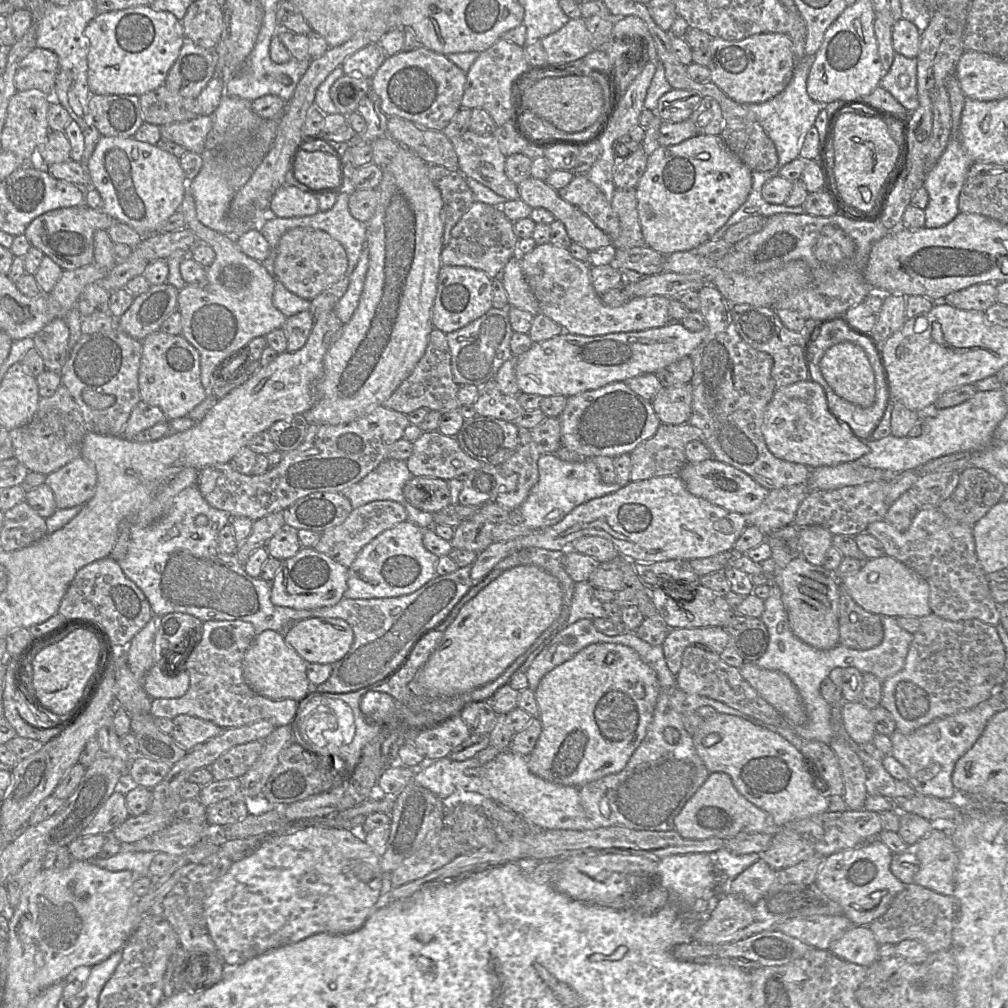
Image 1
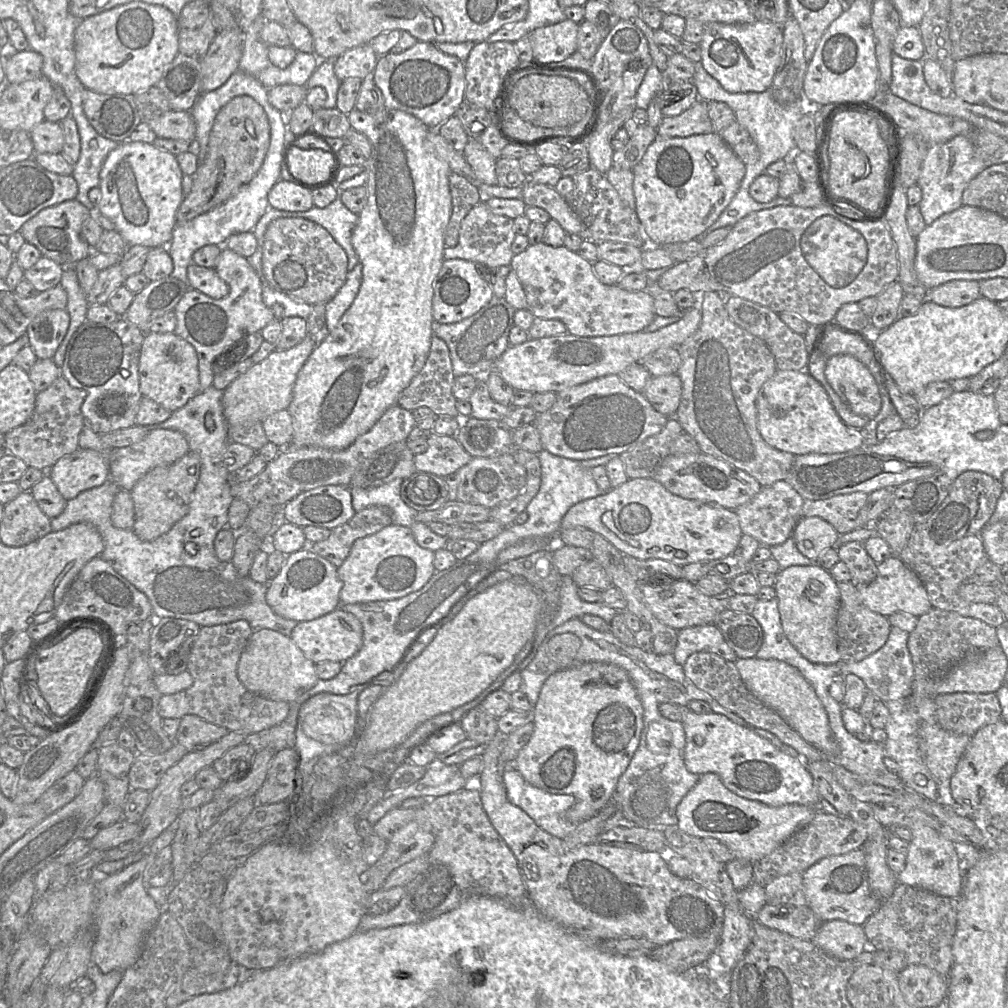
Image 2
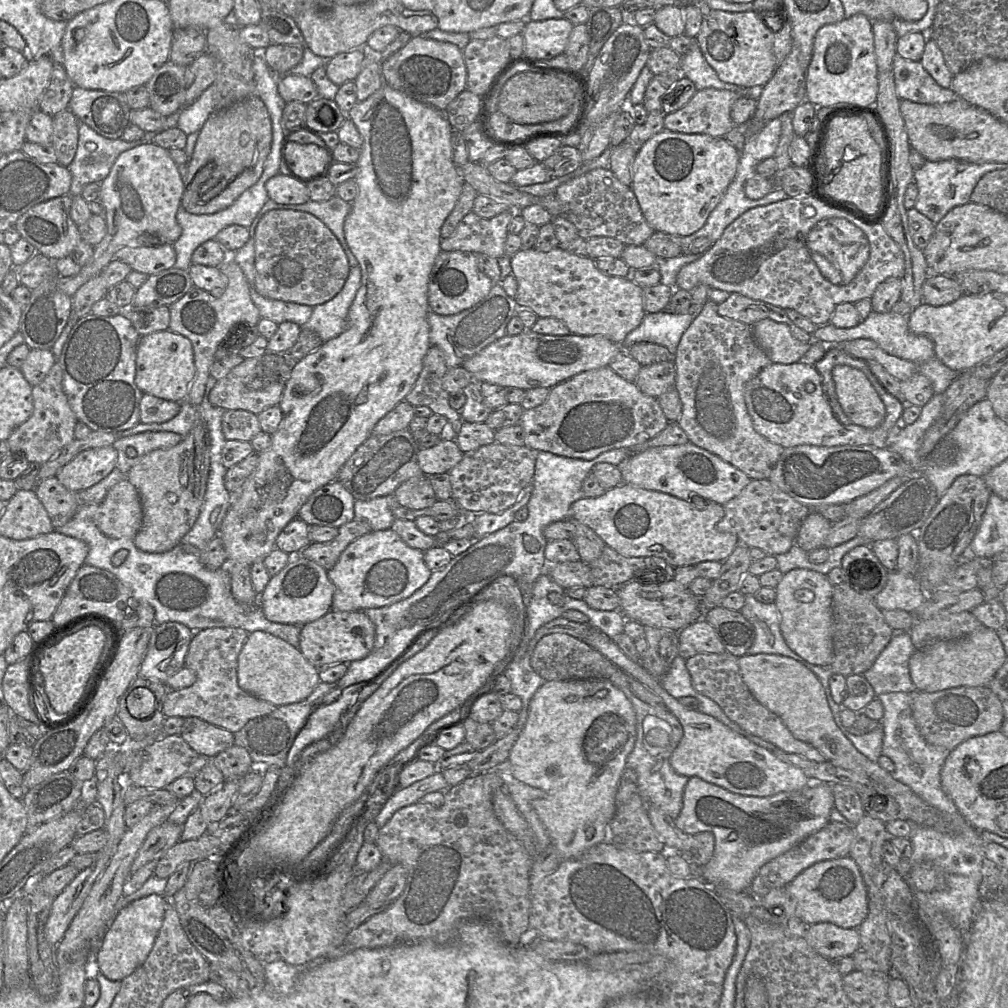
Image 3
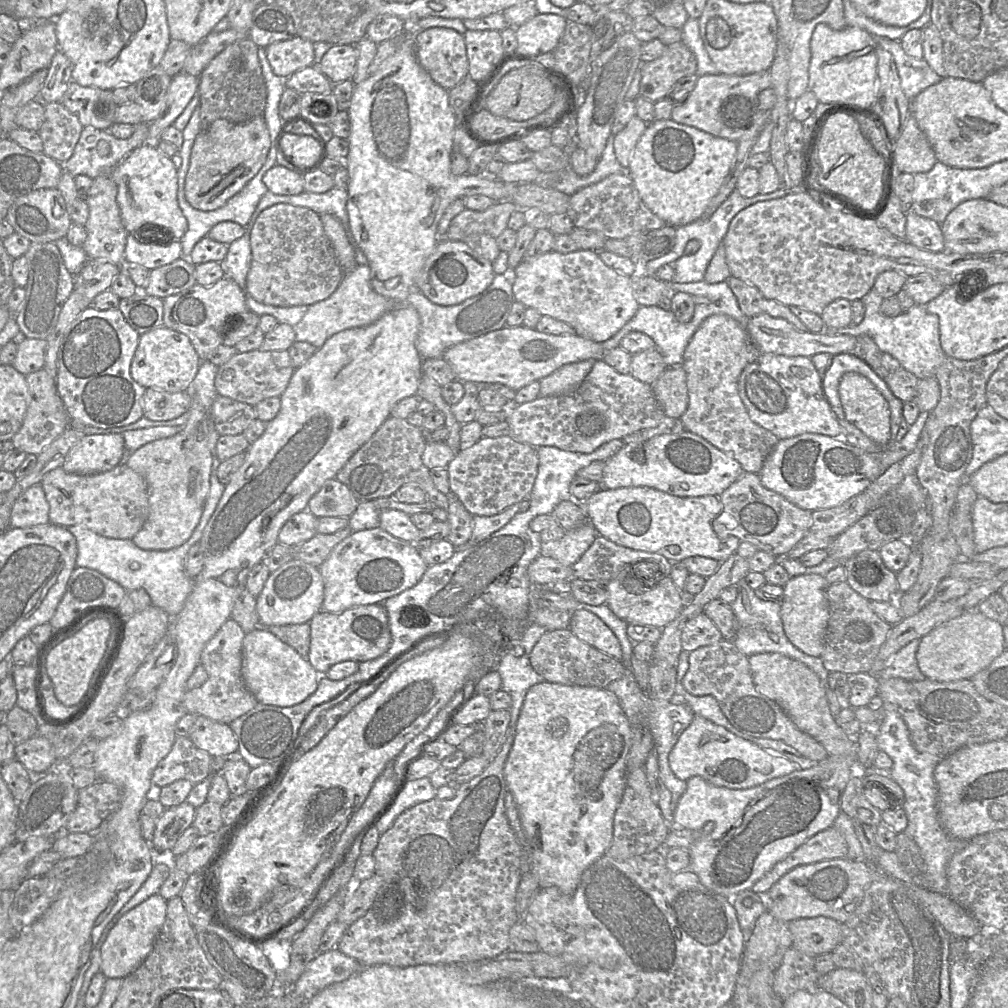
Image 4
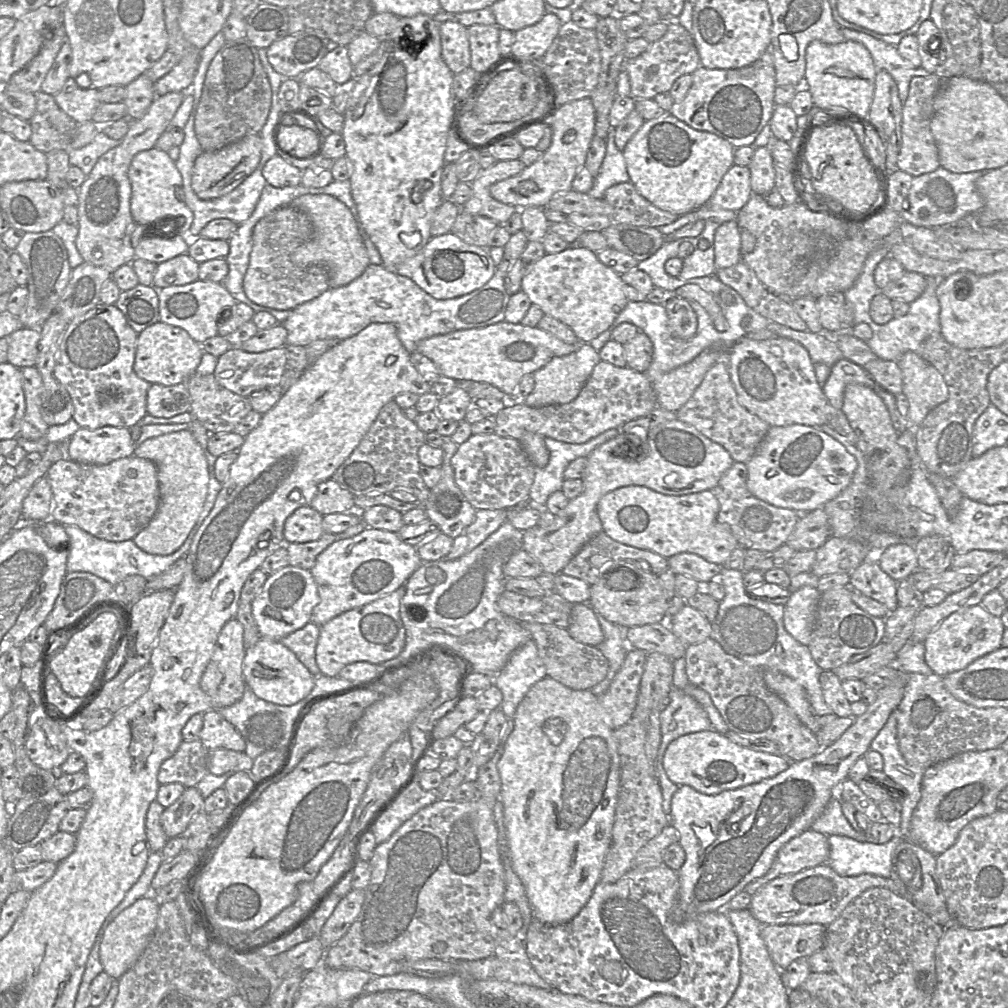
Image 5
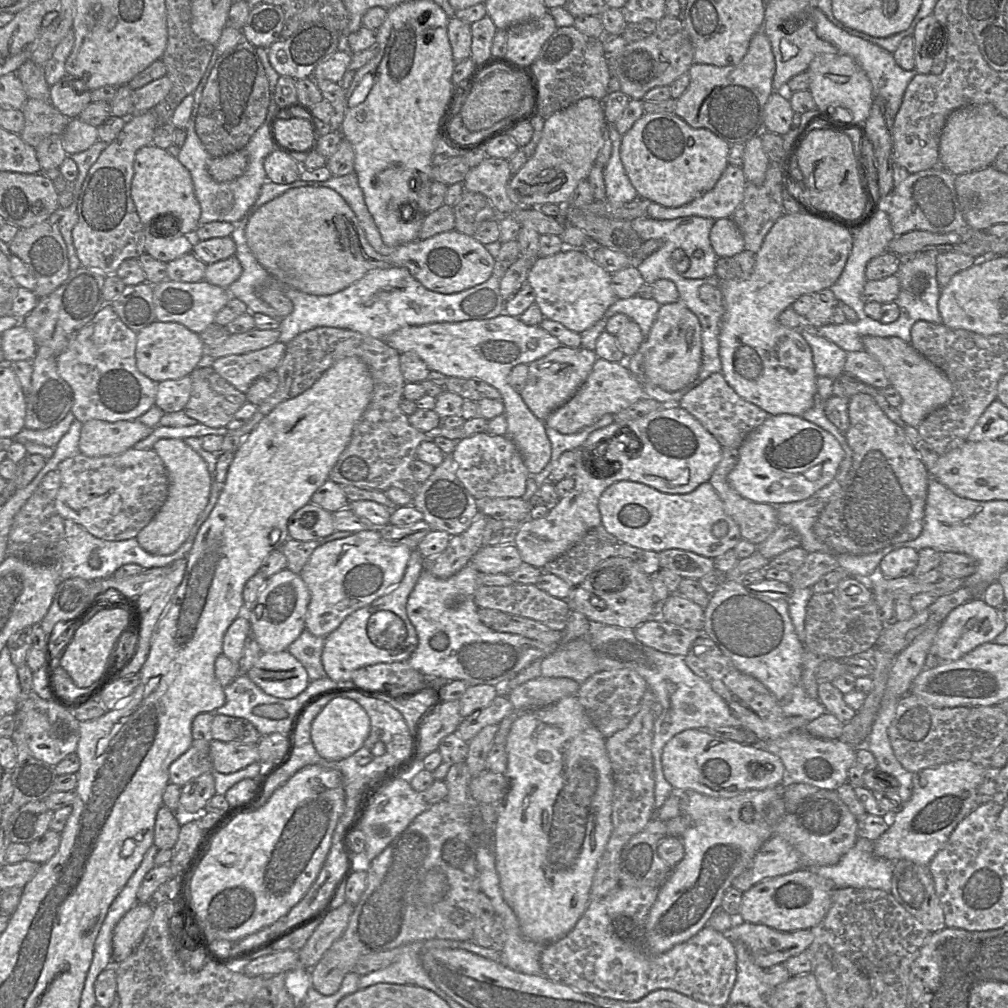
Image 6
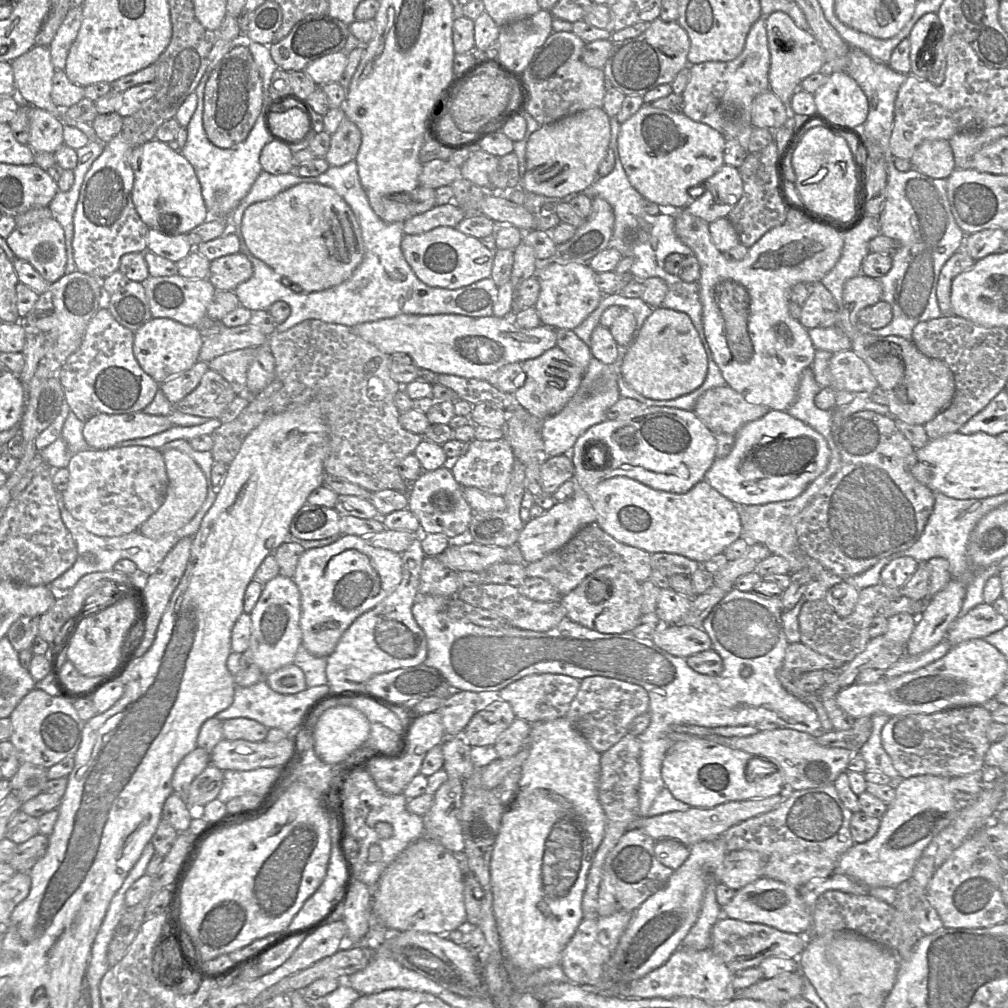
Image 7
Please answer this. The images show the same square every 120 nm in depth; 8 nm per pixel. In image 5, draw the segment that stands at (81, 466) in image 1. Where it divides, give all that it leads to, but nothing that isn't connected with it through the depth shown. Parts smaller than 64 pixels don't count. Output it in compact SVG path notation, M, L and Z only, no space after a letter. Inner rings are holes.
M103 426L90 430L80 427L65 444L65 456L80 463L105 465L133 455L135 448L129 428Z

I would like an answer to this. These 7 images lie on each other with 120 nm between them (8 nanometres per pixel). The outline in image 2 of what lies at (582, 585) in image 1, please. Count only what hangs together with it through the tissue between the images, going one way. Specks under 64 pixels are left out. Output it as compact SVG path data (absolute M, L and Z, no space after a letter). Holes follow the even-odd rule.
M562 576L559 608L553 621L548 626L548 632L573 618L579 618L585 614L599 616L610 624L618 612L601 602L590 603L582 600L578 595L578 586L573 582L571 576Z

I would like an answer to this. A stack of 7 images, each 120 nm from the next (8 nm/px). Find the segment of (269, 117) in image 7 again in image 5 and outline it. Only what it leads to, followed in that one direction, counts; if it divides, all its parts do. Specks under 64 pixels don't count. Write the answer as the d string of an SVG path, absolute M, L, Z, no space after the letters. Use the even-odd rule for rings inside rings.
M283 125L278 131L278 149L295 158L308 158L316 146L317 135L303 125Z

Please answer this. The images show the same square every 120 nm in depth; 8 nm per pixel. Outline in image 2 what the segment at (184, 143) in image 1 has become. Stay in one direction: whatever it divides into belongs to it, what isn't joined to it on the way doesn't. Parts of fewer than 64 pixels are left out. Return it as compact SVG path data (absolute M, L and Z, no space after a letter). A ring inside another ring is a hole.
M169 111L159 117L143 120L159 138L195 142L196 126L190 111Z

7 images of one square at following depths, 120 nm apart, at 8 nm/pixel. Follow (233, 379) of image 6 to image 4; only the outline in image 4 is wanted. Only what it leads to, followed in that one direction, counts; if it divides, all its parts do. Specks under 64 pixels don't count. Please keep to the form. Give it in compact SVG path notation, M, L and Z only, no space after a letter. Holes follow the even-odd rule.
M288 350L237 352L226 363L218 366L214 380L218 395L255 406L270 397L280 397L285 391L295 368Z

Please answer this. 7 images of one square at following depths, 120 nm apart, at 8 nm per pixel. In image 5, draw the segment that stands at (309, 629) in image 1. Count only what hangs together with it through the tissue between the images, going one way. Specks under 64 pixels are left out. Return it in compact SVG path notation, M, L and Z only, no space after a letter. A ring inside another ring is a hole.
M405 588L378 598L361 607L348 610L320 627L315 660L322 675L338 677L347 664L365 661L380 664L397 657L405 646L406 632L400 616Z

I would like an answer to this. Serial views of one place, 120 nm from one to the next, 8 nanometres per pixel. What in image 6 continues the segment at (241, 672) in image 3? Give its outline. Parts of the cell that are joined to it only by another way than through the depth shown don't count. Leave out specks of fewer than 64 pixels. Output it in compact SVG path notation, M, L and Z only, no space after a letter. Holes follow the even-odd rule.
M287 650L261 653L247 676L266 694L281 699L297 697L310 683L303 665Z

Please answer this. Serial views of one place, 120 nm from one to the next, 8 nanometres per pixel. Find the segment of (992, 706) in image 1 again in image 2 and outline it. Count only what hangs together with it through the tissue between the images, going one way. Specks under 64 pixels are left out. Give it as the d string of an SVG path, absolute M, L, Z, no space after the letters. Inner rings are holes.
M910 694L902 699L886 701L885 705L889 710L889 719L884 729L887 734L884 752L898 764L897 775L906 787L920 795L957 809L959 804L952 797L950 781L971 737L943 729L936 718L934 698L926 695Z

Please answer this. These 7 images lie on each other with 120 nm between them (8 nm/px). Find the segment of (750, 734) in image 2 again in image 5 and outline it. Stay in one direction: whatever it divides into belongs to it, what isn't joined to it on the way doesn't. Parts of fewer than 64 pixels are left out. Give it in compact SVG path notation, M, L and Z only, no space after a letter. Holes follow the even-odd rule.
M576 603L572 606L571 621L567 627L576 641L590 646L598 646L604 640L596 613L588 603ZM714 728L676 738L668 745L663 758L664 769L673 783L678 786L688 785L707 795L716 795L775 777L785 771L790 763L782 755L738 745Z

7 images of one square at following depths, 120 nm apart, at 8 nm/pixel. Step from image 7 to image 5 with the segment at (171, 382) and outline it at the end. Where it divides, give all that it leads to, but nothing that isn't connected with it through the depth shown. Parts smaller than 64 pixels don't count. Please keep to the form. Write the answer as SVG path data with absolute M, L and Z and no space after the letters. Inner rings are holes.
M186 382L165 386L151 384L147 393L147 414L171 418L190 411L190 394Z

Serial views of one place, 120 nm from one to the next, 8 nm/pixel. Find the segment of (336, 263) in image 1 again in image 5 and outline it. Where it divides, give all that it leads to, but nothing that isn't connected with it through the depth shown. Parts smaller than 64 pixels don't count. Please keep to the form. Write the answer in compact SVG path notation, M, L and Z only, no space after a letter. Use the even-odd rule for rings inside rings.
M292 206L278 208L257 222L253 229L250 262L243 281L244 292L252 302L276 310L293 310L330 288L325 268L318 265L299 267L291 260L293 252L309 241L313 233L309 216Z

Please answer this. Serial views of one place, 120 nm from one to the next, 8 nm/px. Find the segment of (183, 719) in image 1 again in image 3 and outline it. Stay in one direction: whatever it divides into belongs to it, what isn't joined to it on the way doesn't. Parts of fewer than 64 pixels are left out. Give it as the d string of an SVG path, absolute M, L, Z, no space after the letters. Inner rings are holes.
M183 718L180 736L196 752L214 758L218 753L234 745L234 734L199 718Z

